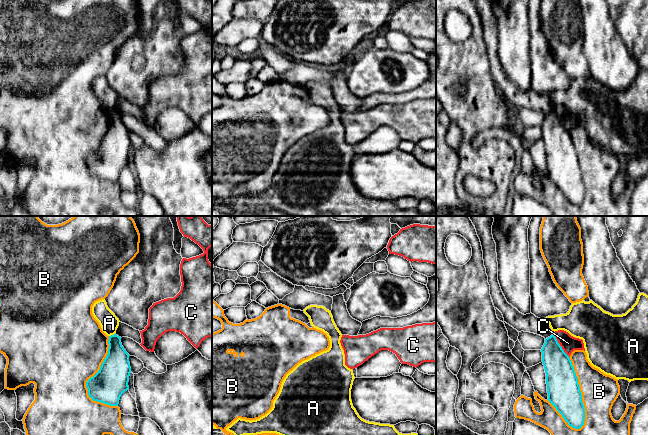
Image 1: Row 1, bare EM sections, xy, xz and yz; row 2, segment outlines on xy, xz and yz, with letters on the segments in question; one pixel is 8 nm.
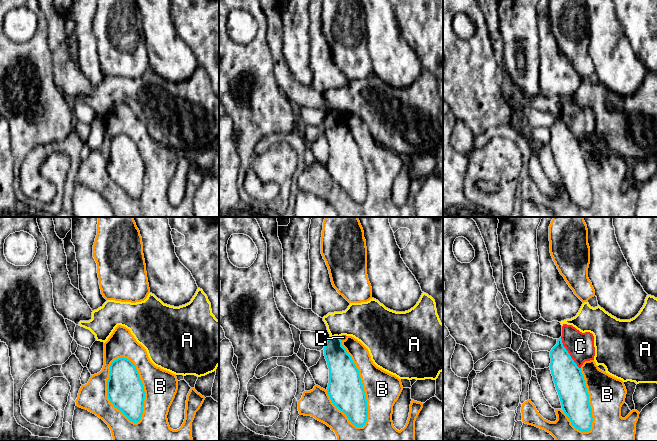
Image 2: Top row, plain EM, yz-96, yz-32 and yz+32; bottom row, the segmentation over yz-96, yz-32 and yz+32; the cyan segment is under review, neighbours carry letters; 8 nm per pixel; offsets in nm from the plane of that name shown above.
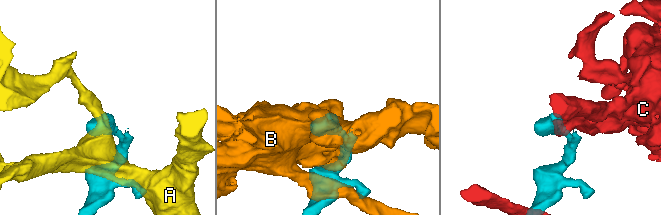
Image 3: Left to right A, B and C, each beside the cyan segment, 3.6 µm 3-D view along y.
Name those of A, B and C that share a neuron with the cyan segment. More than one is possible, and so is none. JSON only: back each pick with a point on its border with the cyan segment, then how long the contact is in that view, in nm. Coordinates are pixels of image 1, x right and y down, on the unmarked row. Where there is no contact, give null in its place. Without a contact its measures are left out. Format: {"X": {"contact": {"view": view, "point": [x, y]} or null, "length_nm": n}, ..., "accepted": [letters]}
{"accepted": []}

